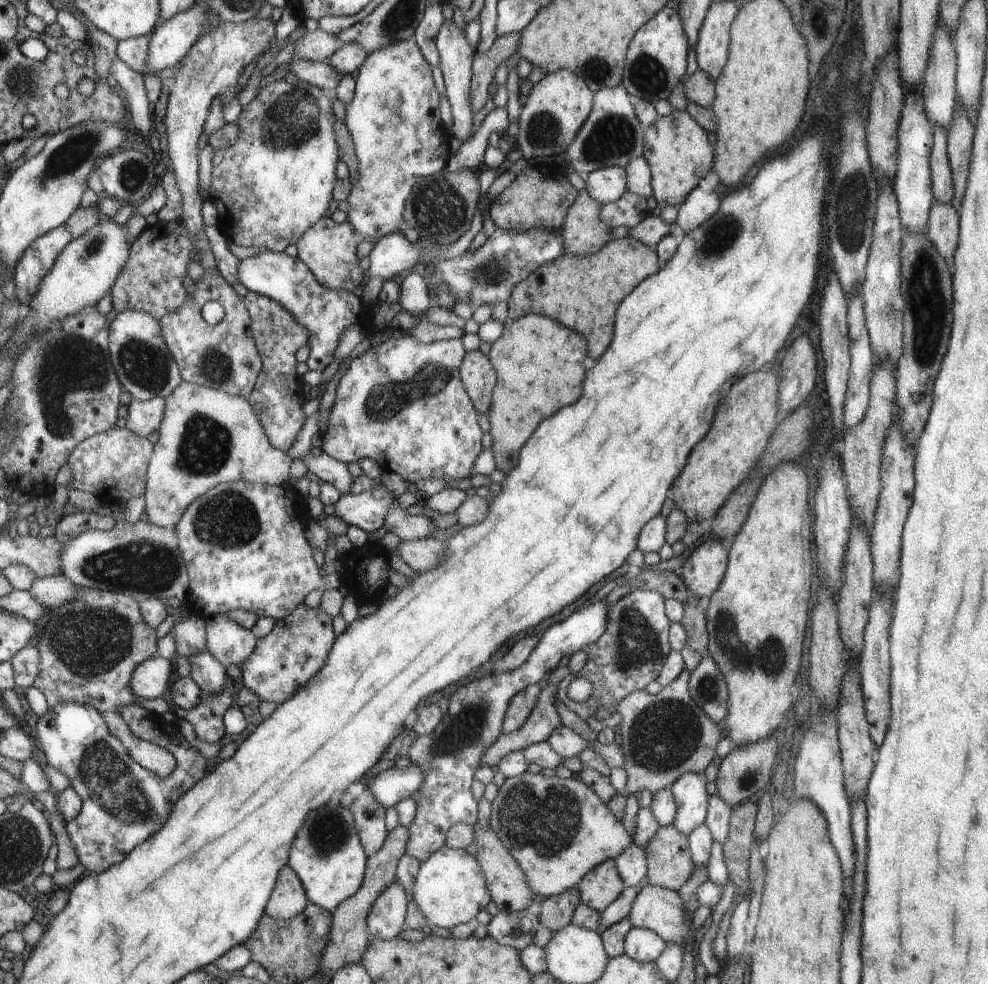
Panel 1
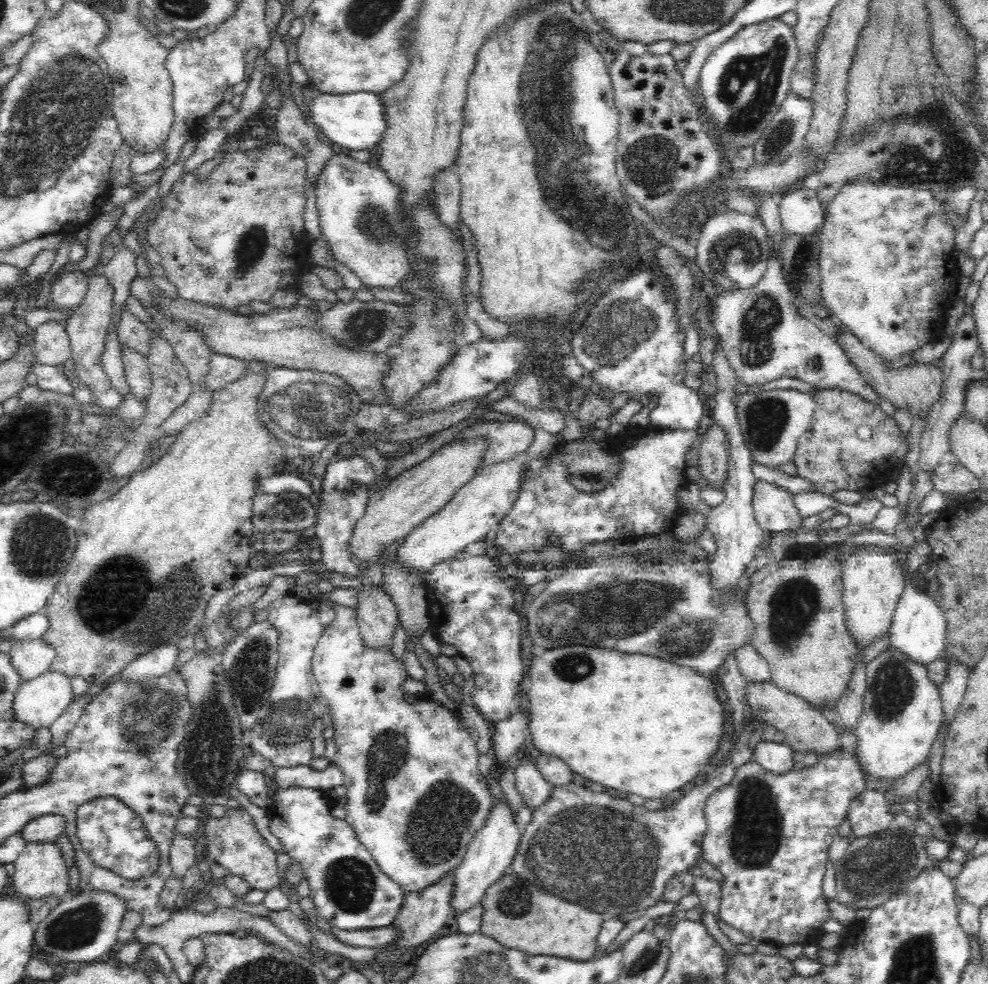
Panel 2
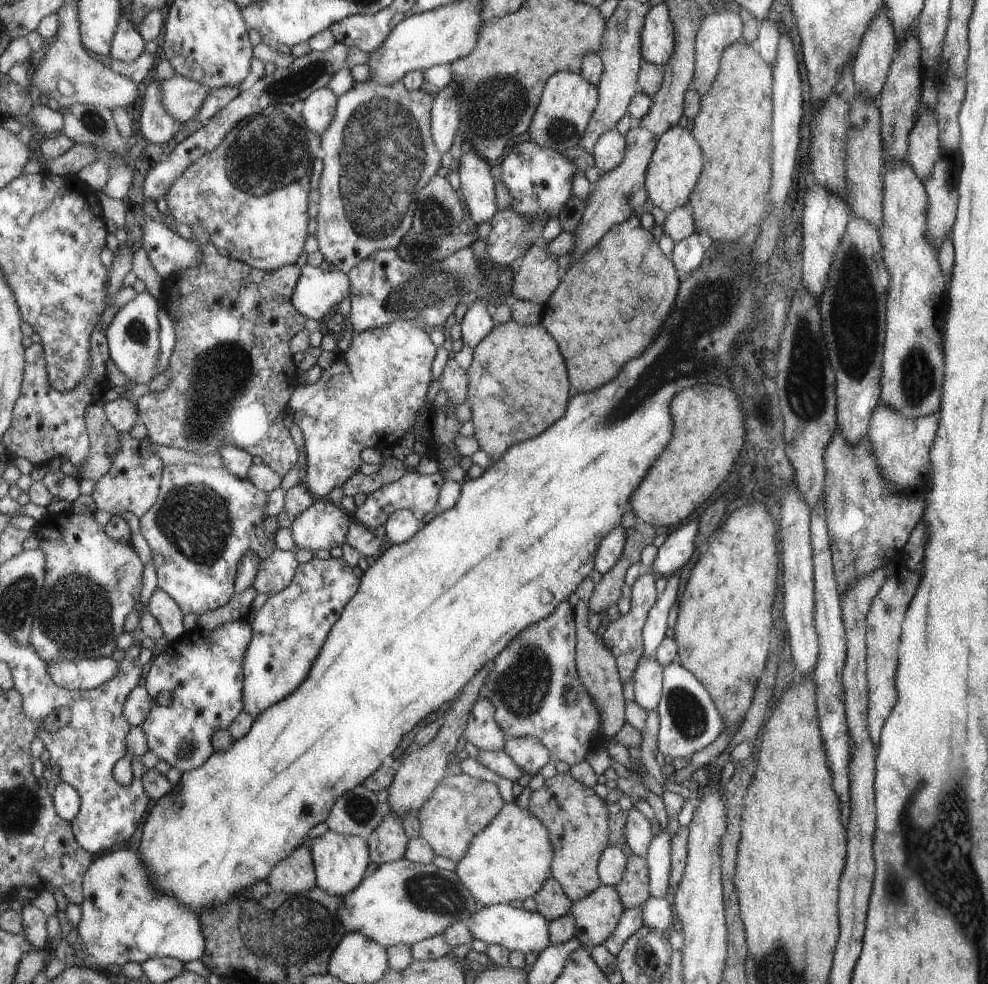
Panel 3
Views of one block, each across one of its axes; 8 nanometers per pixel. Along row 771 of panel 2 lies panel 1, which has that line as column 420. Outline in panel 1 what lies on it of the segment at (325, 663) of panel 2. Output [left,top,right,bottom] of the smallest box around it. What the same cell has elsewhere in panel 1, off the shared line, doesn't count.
[322,334,482,483]

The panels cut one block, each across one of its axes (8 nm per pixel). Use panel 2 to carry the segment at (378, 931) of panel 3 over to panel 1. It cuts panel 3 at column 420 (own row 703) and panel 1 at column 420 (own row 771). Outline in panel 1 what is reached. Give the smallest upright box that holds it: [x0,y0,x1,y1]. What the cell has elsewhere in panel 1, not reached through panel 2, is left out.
[412,845,492,930]

